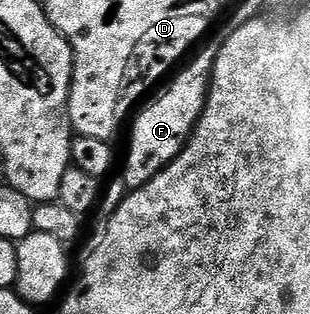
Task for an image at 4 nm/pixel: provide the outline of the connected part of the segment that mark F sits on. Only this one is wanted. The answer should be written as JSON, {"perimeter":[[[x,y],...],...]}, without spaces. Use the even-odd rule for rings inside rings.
{"perimeter":[[[208,46],[201,47],[195,53],[191,63],[182,70],[185,71],[175,78],[168,90],[153,104],[145,103],[135,113],[131,121],[131,124],[133,123],[132,141],[128,144],[128,157],[124,160],[125,189],[131,190],[146,186],[150,178],[154,178],[166,165],[174,162],[174,158],[178,158],[181,150],[188,145],[188,139],[192,137],[196,123],[200,121],[204,107],[208,105],[208,89],[212,78],[213,63],[213,49],[208,49]]]}

